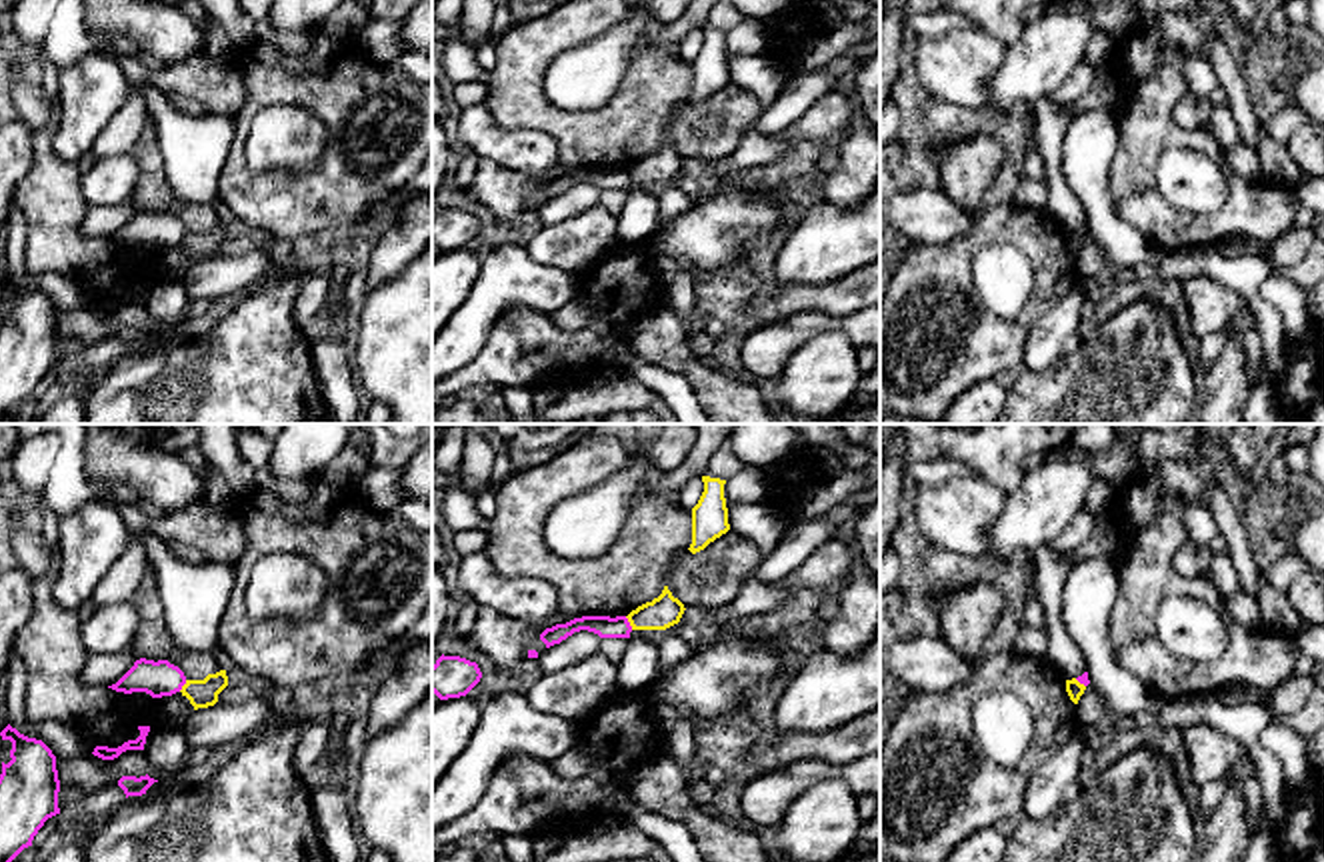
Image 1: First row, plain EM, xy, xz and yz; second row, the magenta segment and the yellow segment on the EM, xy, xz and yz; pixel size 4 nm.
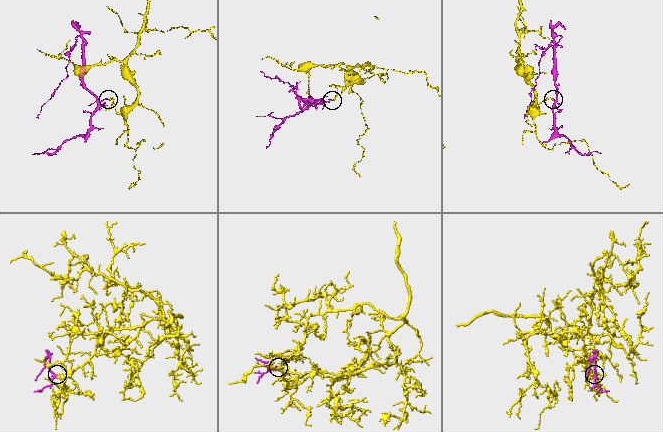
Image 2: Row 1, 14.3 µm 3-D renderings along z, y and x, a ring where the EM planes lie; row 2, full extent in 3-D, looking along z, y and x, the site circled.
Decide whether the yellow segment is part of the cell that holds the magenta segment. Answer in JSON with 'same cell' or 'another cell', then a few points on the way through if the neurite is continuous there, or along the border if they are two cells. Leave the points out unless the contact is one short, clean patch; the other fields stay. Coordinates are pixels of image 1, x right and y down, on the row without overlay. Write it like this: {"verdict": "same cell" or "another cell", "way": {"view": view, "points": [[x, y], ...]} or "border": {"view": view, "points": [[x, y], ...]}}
{"verdict": "another cell", "border": {"view": "xz", "points": [[624, 168], [632, 180]]}}

